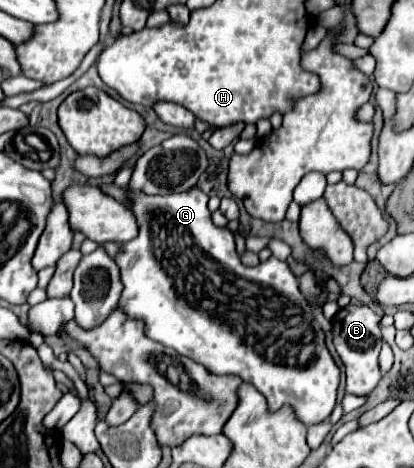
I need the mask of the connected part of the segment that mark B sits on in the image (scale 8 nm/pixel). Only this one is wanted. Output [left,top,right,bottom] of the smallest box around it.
[332,305,382,395]

